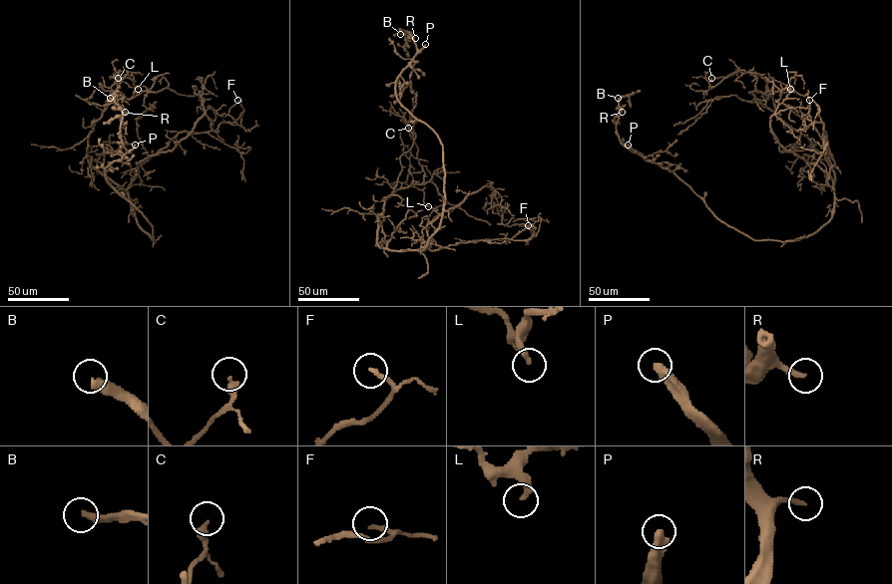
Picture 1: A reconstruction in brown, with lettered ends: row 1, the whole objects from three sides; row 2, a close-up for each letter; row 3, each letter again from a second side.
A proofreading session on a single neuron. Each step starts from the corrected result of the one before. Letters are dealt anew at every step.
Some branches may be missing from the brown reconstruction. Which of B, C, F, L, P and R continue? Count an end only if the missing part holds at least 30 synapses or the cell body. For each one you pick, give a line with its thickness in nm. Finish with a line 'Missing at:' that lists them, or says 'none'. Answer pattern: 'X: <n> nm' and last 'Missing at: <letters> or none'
B: 360 nm
P: 400 nm
R: 220 nm
Missing at: B, P, R

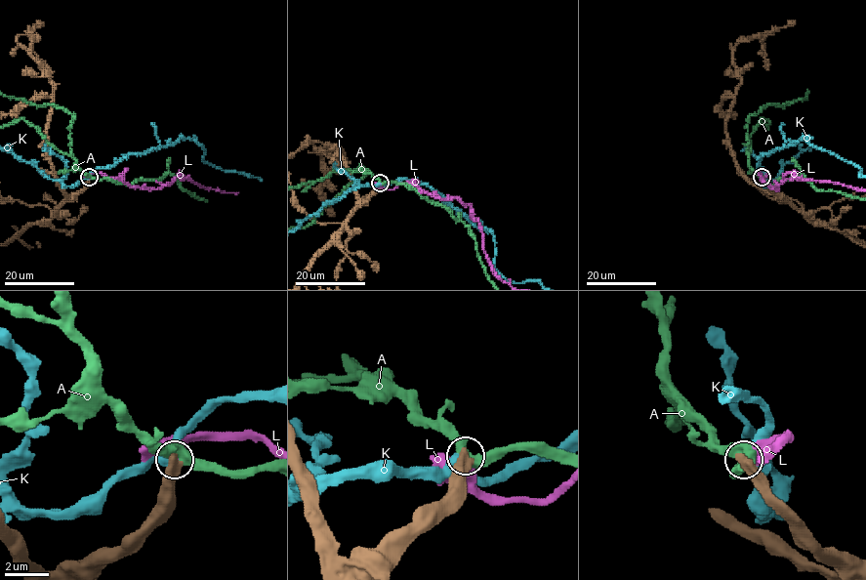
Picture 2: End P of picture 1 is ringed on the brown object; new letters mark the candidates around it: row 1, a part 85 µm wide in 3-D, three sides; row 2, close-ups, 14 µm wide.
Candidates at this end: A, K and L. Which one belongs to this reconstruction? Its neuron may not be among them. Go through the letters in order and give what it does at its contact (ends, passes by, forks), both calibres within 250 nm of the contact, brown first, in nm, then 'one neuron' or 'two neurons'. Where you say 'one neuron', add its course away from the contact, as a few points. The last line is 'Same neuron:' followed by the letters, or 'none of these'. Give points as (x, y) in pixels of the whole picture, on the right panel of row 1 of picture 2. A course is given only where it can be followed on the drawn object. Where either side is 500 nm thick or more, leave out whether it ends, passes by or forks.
A: 550 nm thick on the brown side, 500 nm on the other; two neurons
K: 600 nm thick on the brown side, 480 nm on the other; two neurons
L: 650 nm thick on the brown side, 500 nm on the other; two neurons
Same neuron: none of these

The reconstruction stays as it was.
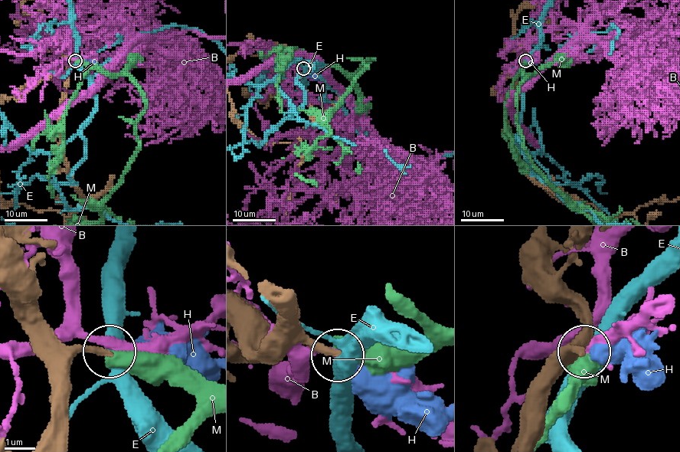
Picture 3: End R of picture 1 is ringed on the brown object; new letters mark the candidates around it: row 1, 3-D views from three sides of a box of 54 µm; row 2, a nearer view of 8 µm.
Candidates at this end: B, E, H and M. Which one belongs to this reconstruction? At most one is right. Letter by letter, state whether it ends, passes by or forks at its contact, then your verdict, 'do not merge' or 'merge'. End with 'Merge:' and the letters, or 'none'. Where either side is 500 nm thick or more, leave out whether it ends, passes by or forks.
B: it passes by | do not merge
E: do not merge
H: it ends | merge
M: it ends | do not merge
Merge: H

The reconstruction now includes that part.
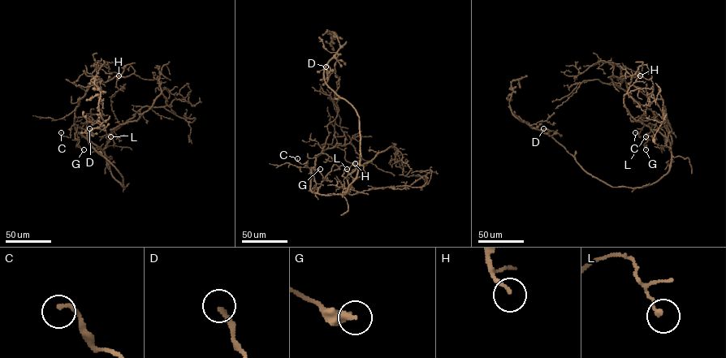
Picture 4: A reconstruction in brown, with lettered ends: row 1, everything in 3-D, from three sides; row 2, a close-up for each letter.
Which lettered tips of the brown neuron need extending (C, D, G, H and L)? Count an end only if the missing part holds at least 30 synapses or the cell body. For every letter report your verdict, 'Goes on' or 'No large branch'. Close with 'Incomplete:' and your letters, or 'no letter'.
C: No large branch
D: No large branch
G: No large branch
H: No large branch
L: No large branch
Incomplete: no letter

